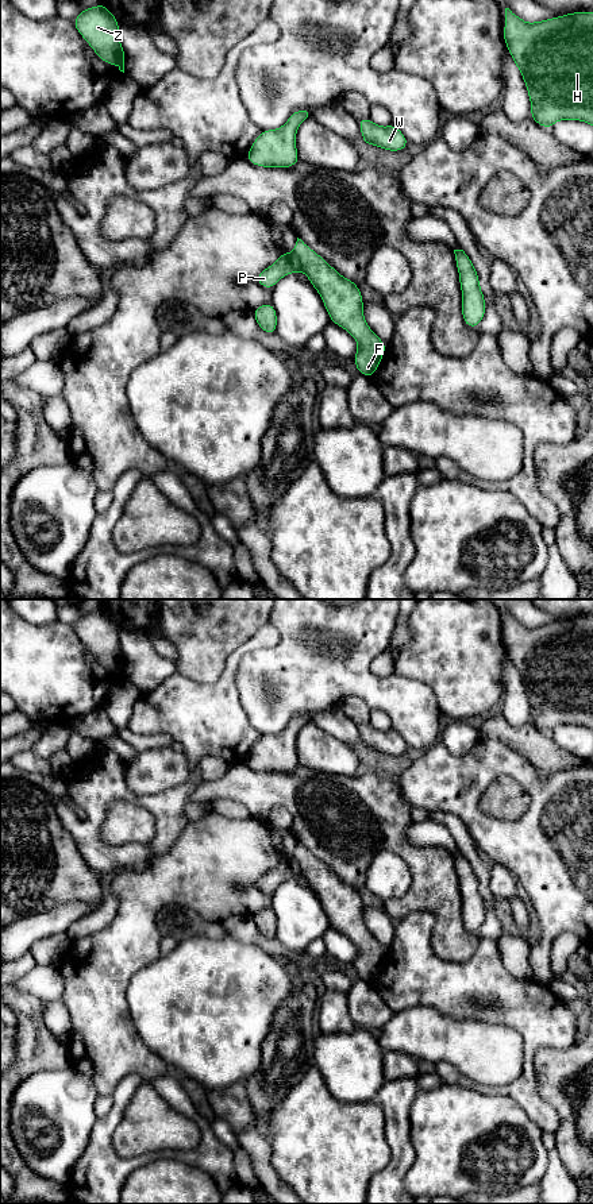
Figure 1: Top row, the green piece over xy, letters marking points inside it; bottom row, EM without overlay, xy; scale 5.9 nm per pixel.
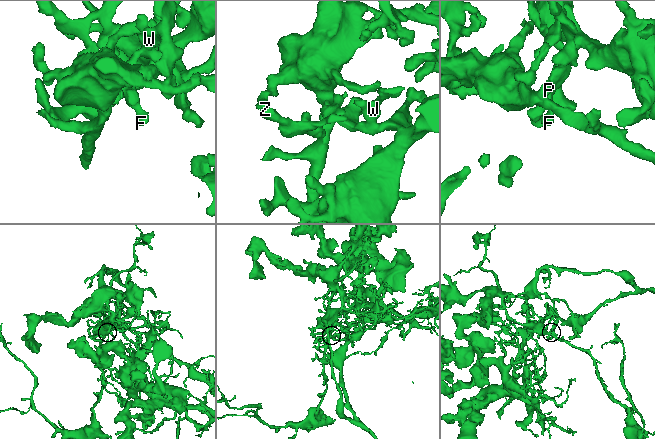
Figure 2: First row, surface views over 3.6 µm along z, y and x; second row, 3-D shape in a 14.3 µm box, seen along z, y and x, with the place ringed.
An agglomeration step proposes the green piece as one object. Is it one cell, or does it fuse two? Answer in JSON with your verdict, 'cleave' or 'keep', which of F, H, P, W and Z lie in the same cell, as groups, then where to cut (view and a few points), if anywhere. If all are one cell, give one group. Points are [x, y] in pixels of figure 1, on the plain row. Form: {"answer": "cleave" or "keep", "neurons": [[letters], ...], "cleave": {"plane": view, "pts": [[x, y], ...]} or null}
{"answer": "cleave", "neurons": [["F", "H", "W", "Z"], ["P"]], "cleave": {"plane": "xy", "pts": [[292, 857], [301, 873]]}}

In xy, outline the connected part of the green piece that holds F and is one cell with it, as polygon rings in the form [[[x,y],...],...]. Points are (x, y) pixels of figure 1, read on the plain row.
[[[299,842],[292,858],[320,899],[331,926],[347,935],[358,948],[358,956],[353,962],[358,977],[373,981],[385,958],[386,949],[370,934],[363,922],[359,892],[355,887],[342,881]]]

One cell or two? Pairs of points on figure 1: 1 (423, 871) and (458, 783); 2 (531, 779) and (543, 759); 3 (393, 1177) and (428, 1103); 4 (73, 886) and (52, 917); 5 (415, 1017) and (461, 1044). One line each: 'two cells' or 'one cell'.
1: two cells
2: two cells
3: two cells
4: two cells
5: one cell

